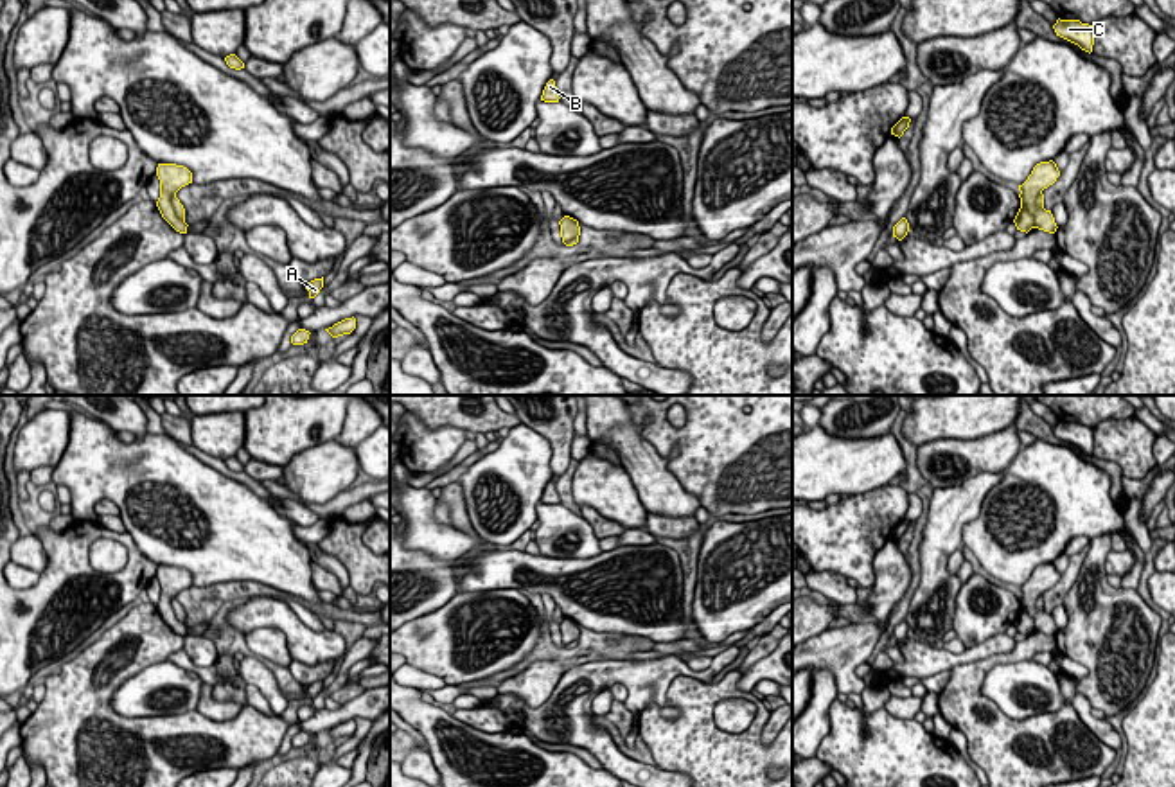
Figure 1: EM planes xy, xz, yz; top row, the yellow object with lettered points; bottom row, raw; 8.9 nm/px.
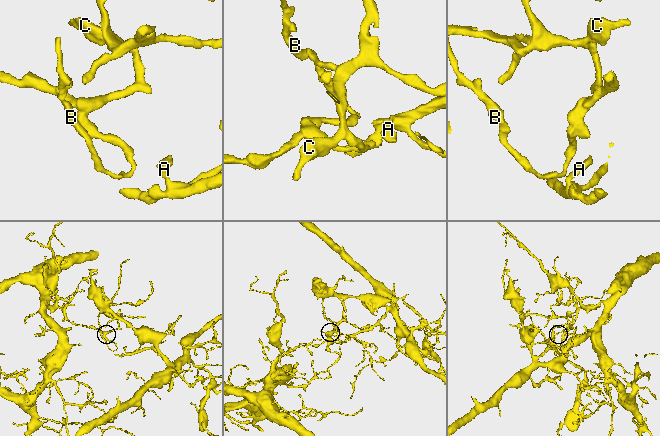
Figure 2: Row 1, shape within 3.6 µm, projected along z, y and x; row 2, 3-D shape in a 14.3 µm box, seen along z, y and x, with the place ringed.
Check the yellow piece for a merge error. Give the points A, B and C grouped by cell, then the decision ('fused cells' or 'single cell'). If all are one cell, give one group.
A C / B; fused cells

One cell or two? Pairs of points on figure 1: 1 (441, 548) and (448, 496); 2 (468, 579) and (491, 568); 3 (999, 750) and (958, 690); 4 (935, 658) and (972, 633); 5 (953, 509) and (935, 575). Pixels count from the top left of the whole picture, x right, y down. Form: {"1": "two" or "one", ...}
{"1": "two", "2": "one", "3": "one", "4": "two", "5": "one"}

